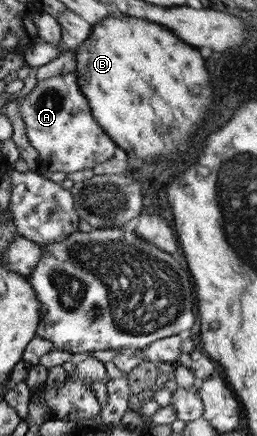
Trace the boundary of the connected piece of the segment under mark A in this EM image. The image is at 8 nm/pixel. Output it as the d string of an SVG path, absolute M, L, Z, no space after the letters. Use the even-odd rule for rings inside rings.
M75 71L38 81L30 93L18 101L25 135L38 154L40 168L50 172L76 172L92 168L114 154L116 143L91 115L77 85Z

